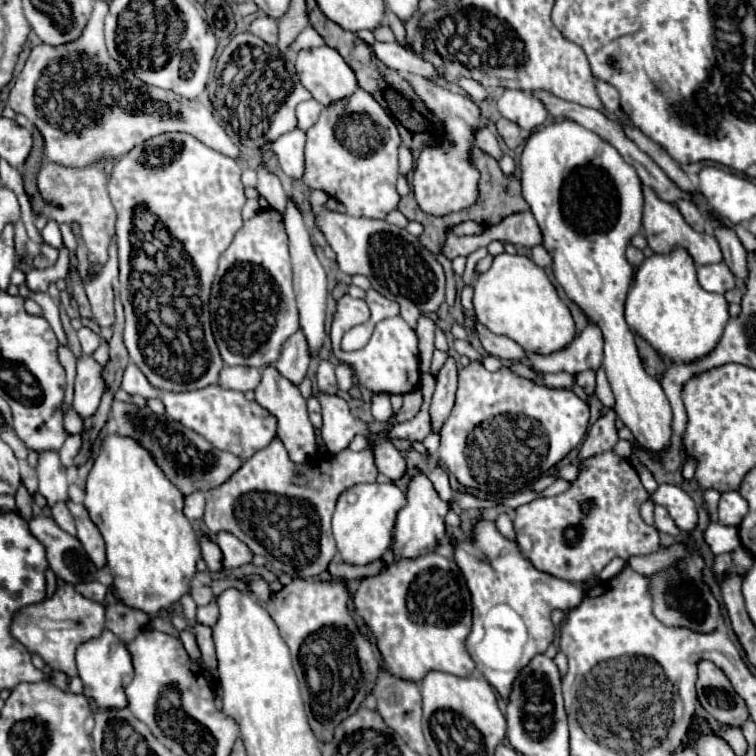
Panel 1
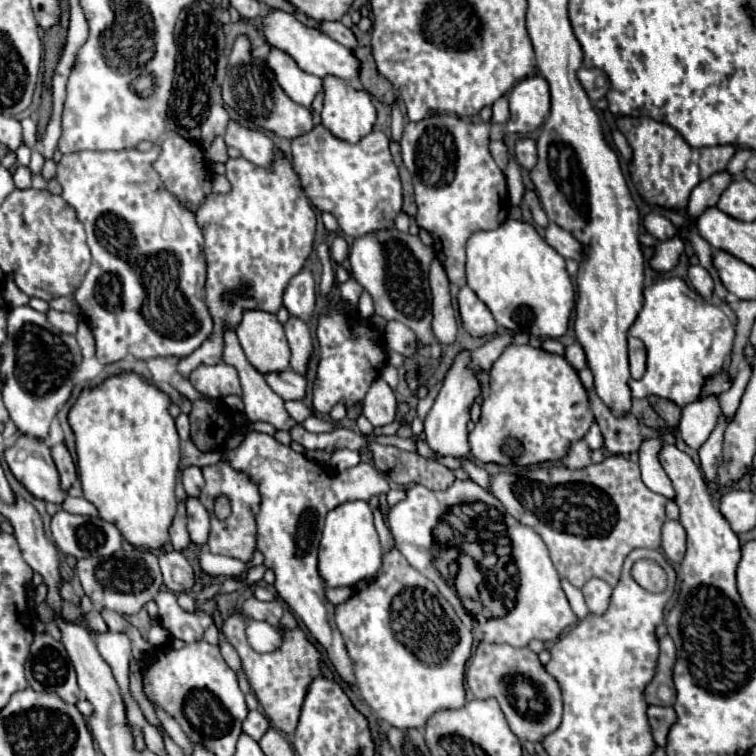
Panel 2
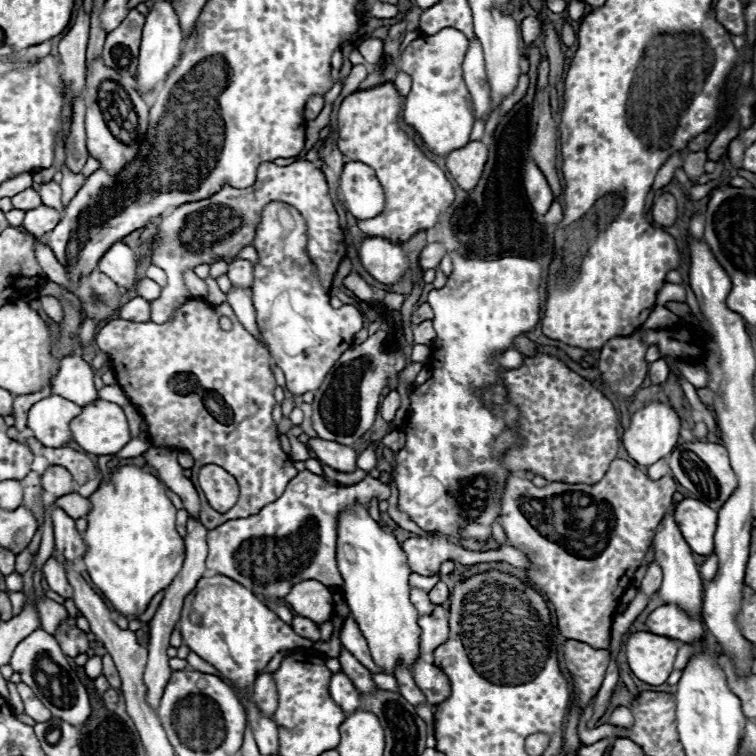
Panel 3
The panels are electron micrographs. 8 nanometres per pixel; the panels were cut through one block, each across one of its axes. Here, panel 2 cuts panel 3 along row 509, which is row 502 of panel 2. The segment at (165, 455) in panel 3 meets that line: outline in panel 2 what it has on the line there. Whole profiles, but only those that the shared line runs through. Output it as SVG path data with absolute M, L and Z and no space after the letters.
M188 498L186 500L186 510L188 510L188 532L190 538L196 546L204 546L208 540L210 532L210 518L206 508L200 504L198 498Z

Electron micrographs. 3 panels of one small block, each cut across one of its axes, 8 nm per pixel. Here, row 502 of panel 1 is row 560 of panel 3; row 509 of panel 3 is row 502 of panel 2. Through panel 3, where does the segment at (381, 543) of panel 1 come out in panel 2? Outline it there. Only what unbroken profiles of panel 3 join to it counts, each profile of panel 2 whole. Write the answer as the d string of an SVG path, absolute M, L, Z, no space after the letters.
M356 500L334 508L326 516L326 526L320 540L318 572L328 588L354 586L360 580L372 580L382 566L382 546L374 528L372 510L368 502Z

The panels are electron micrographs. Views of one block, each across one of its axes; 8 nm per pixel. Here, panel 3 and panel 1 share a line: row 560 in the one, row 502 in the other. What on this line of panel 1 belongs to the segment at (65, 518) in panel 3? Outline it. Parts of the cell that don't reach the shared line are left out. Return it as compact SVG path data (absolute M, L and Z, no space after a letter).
M68 502L68 508L70 508L70 512L72 512L74 520L76 520L76 528L78 528L76 538L82 542L82 546L88 552L90 560L94 562L94 566L104 568L106 550L104 550L104 540L102 540L100 530L96 530L94 522L88 518L88 510L82 504Z

